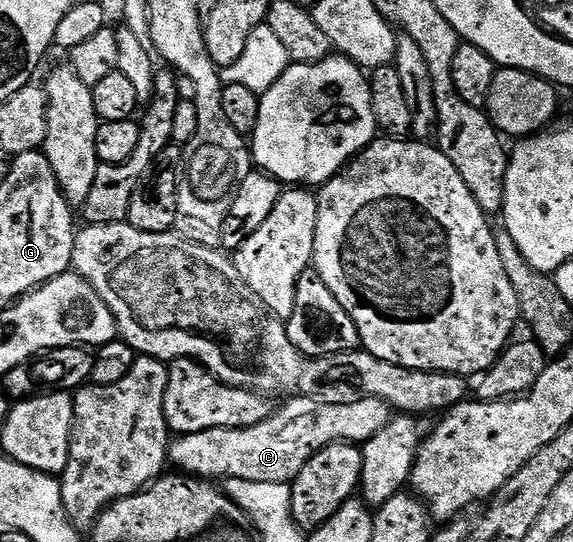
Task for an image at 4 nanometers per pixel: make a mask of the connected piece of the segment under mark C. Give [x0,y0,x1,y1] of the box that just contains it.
[169,396,391,484]

